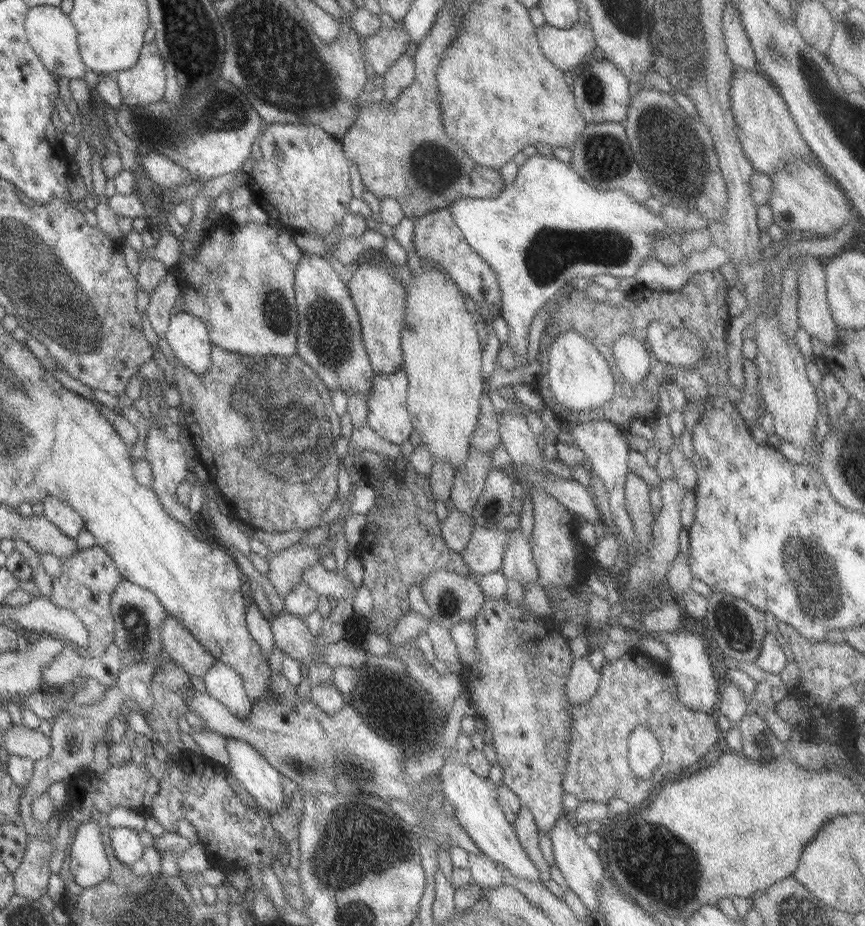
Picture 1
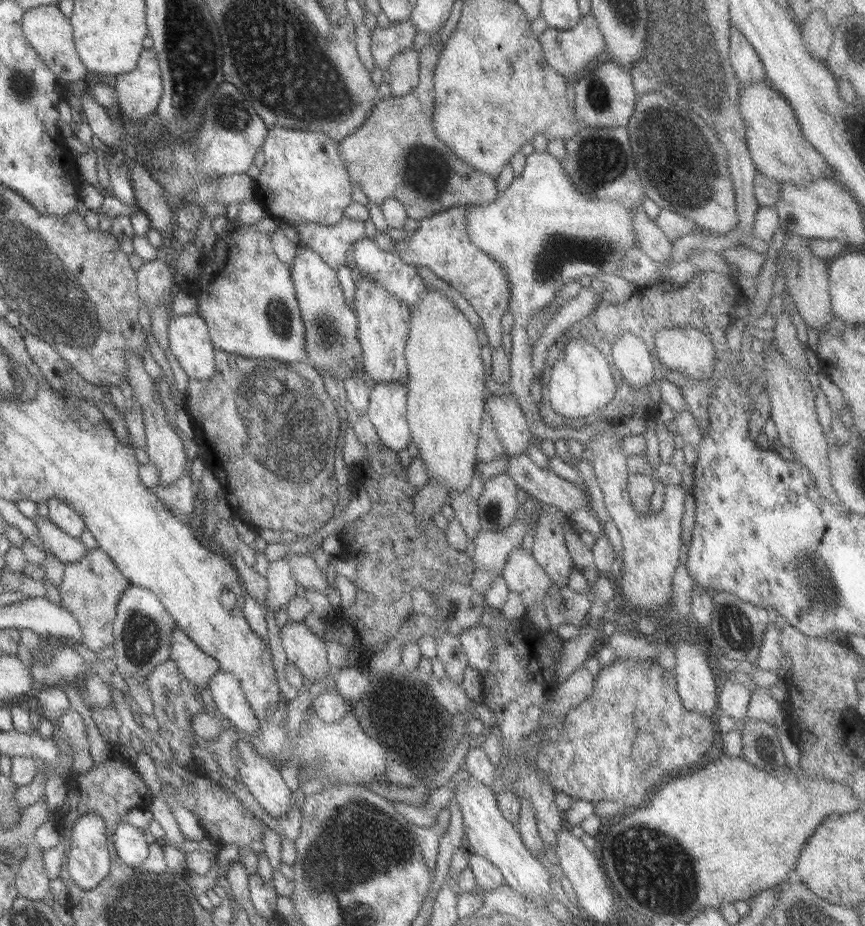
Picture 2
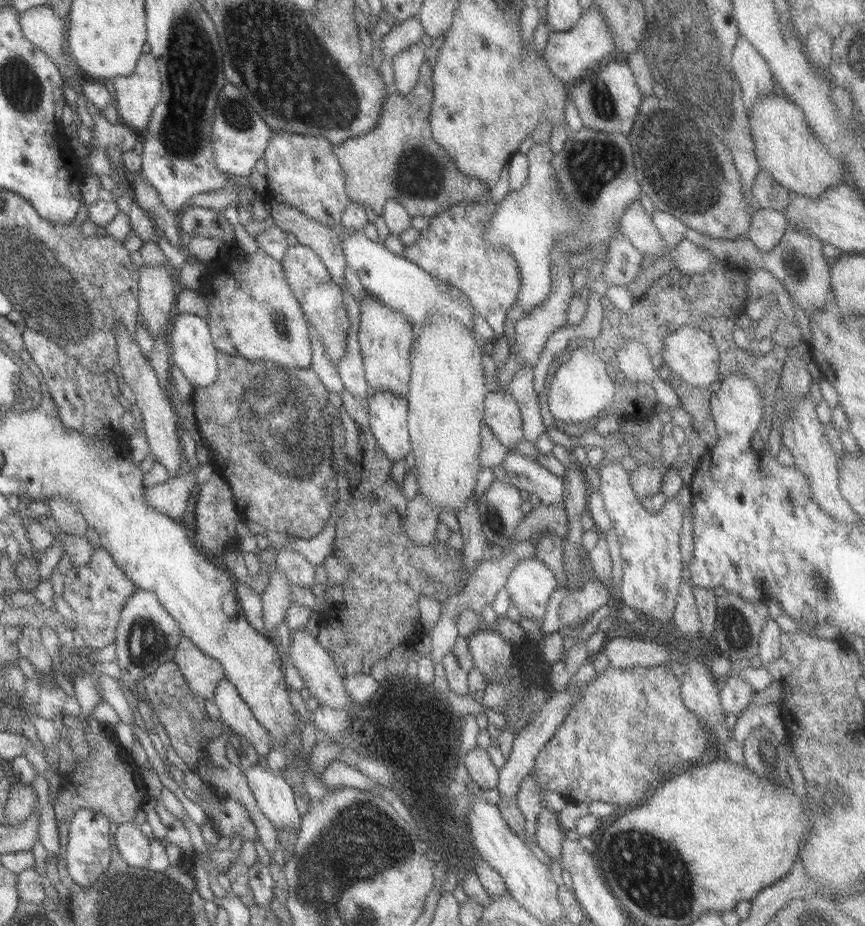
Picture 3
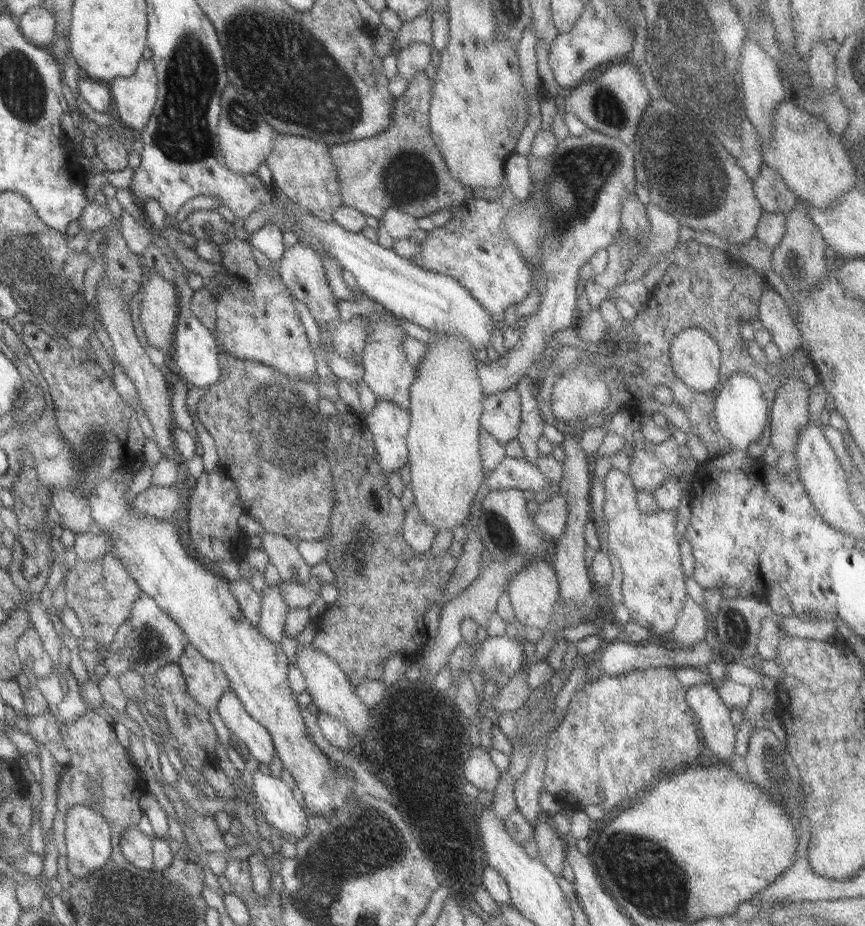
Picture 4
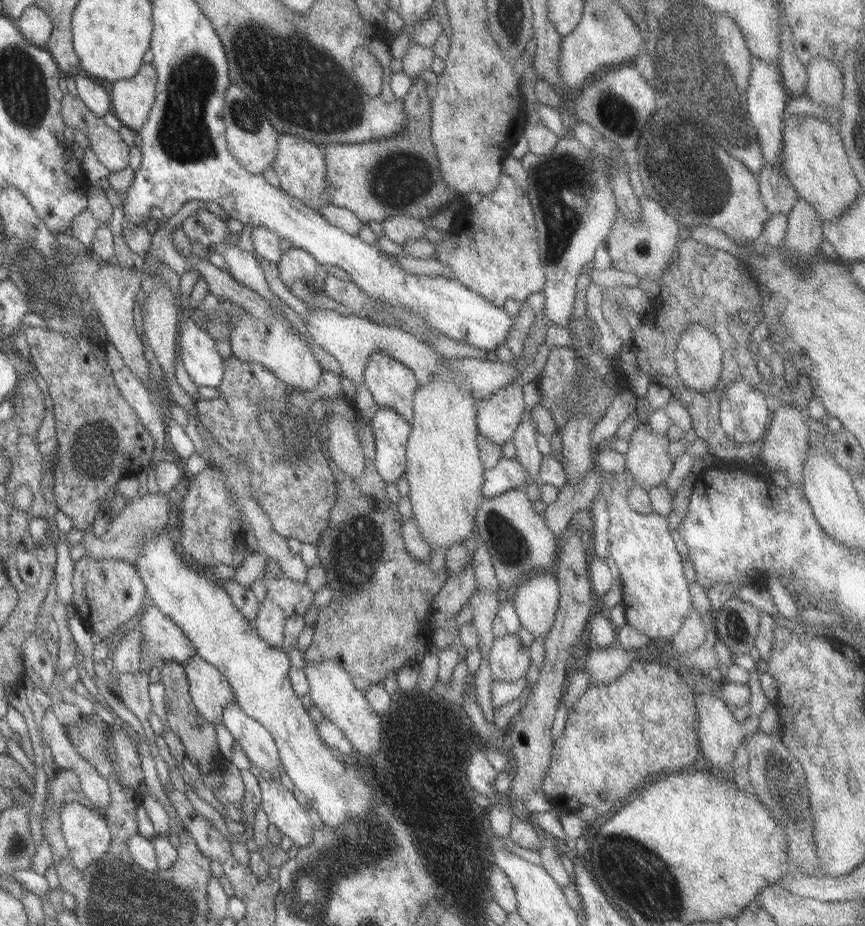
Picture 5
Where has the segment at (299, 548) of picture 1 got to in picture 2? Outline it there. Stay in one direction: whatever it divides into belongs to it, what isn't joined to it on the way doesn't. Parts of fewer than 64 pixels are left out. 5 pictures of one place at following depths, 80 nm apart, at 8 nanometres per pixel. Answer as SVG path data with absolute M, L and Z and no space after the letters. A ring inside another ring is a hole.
M286 558L269 562L264 577L267 587L264 606L266 612L274 616L278 610L284 610L286 602L294 597L298 586L292 580Z

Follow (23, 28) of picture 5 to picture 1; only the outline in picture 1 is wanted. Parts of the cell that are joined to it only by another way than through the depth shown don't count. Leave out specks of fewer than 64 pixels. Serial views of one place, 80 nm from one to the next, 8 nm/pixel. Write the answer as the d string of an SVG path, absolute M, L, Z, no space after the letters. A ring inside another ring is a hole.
M32 6L24 18L24 33L30 49L37 55L41 64L59 80L82 78L86 68L81 62L76 43L76 30L58 6Z

